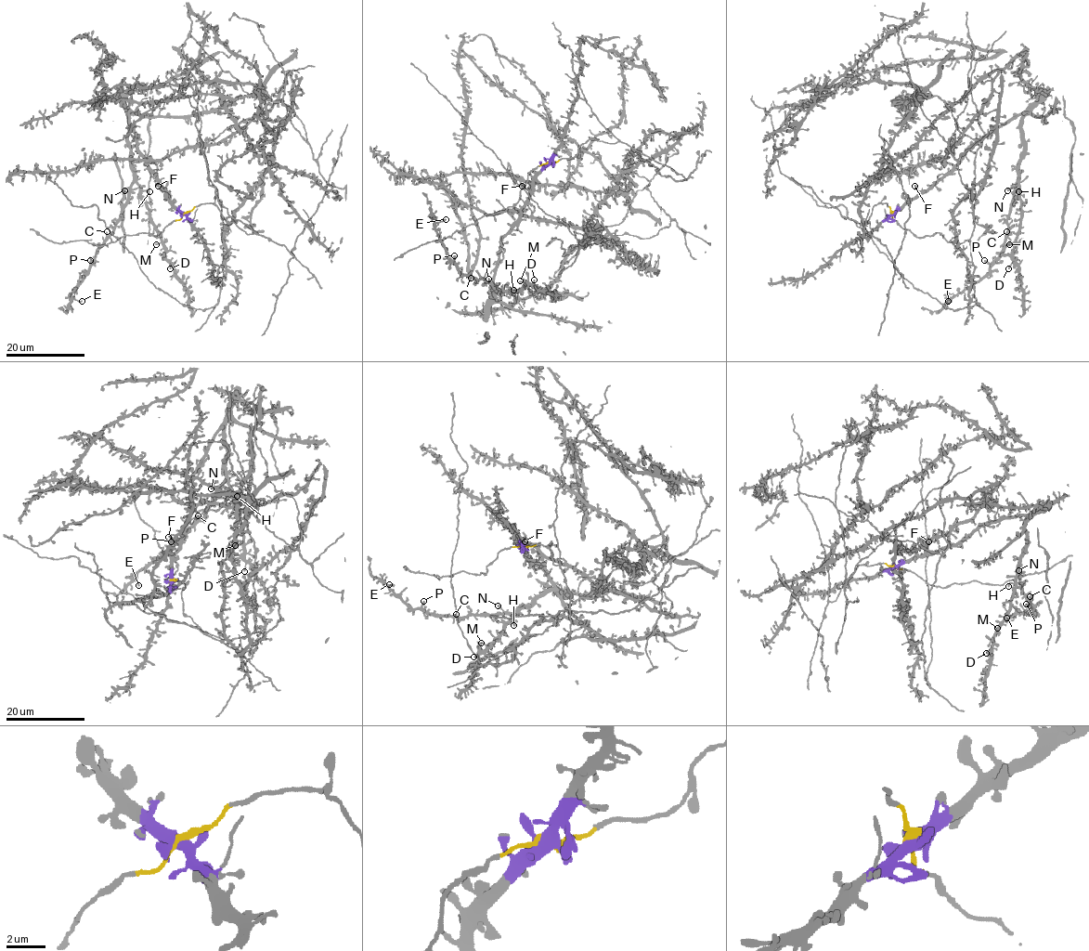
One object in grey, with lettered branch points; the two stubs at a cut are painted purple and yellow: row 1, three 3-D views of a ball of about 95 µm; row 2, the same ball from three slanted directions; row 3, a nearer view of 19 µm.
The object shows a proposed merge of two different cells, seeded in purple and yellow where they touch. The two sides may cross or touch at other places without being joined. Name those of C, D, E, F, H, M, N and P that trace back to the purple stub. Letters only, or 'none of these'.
C, D, E, F, H, M, N, P

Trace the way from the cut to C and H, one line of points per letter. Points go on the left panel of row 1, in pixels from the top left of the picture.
C: (185, 214), (170, 201), (137, 150), (129, 115), (133, 184), (116, 227), (107, 236), (106, 231)
H: (185, 214), (170, 201), (158, 177), (137, 150), (129, 115), (129, 148), (134, 179), (149, 192)

